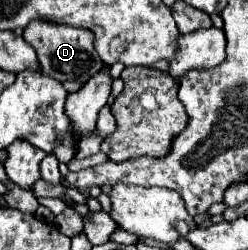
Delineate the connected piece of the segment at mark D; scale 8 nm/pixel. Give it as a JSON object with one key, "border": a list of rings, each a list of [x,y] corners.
{"border":[[[31,20],[23,32],[23,38],[35,48],[43,74],[47,74],[59,82],[75,80],[75,82],[83,84],[103,68],[103,62],[101,62],[97,50],[93,48],[91,30],[73,28],[67,24],[53,24],[53,22],[45,22],[45,20]]]}

